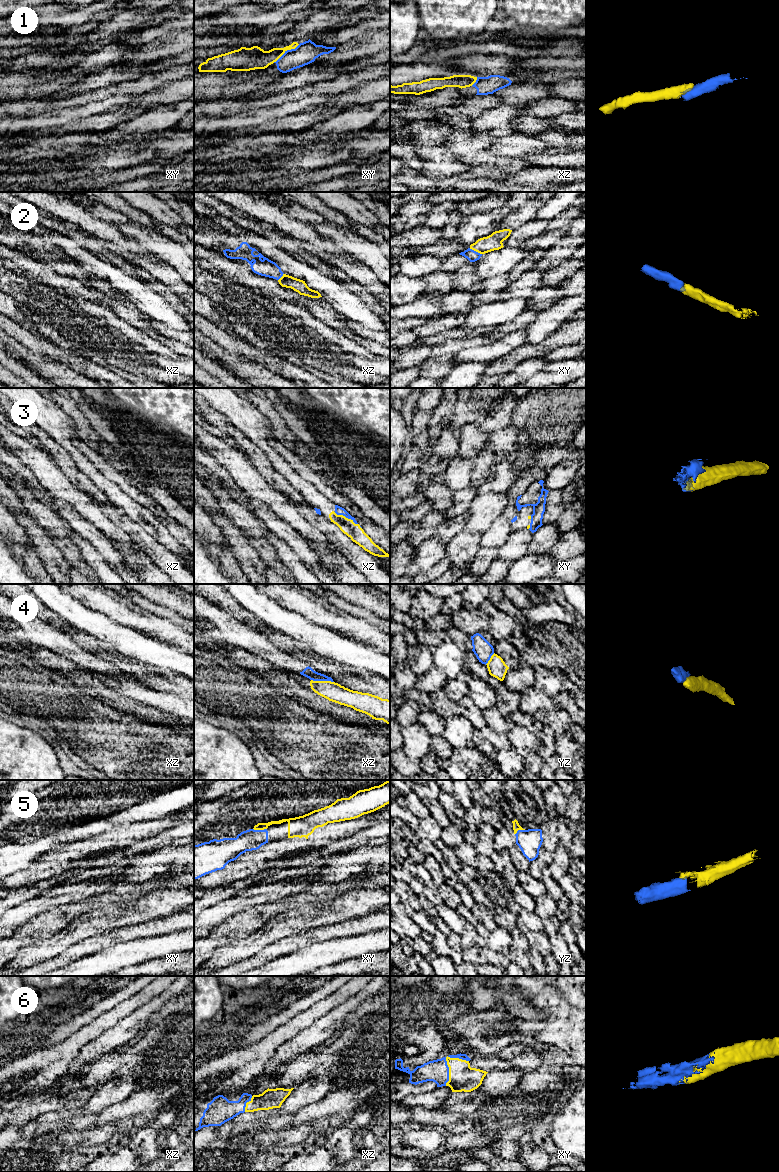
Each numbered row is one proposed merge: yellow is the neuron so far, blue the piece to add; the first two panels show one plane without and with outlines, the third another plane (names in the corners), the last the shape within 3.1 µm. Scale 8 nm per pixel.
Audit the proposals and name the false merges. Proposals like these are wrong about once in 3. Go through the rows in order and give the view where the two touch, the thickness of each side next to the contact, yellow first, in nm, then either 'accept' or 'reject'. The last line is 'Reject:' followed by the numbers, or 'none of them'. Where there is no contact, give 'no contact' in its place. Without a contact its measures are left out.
1: contact in xy; calibres 180 and 180 nm; reject
2: contact in xy; calibres 130 and 90 nm; accept
3: contact in xz; calibres 120 and 70 nm; accept
4: contact in xz; calibres 150 and 90 nm; reject
5: contact in xy; calibres 60 and 170 nm; accept
6: contact in xy; calibres 220 and 180 nm; accept
Reject: 1, 4

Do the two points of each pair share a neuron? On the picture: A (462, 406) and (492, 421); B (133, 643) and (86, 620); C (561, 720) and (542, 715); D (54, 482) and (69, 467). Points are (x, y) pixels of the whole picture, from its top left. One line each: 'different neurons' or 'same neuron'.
A: same neuron
B: same neuron
C: same neuron
D: different neurons

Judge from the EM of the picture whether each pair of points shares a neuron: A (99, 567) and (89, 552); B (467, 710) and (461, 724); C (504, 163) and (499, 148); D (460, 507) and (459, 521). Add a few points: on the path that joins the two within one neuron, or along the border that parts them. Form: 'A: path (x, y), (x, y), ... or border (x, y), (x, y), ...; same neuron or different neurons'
A: path (98, 563), (91, 556); same neuron
B: border (460, 714), (465, 716), (475, 728); different neurons
C: border (499, 156), (521, 158); different neurons
D: border (457, 514), (450, 518); different neurons

